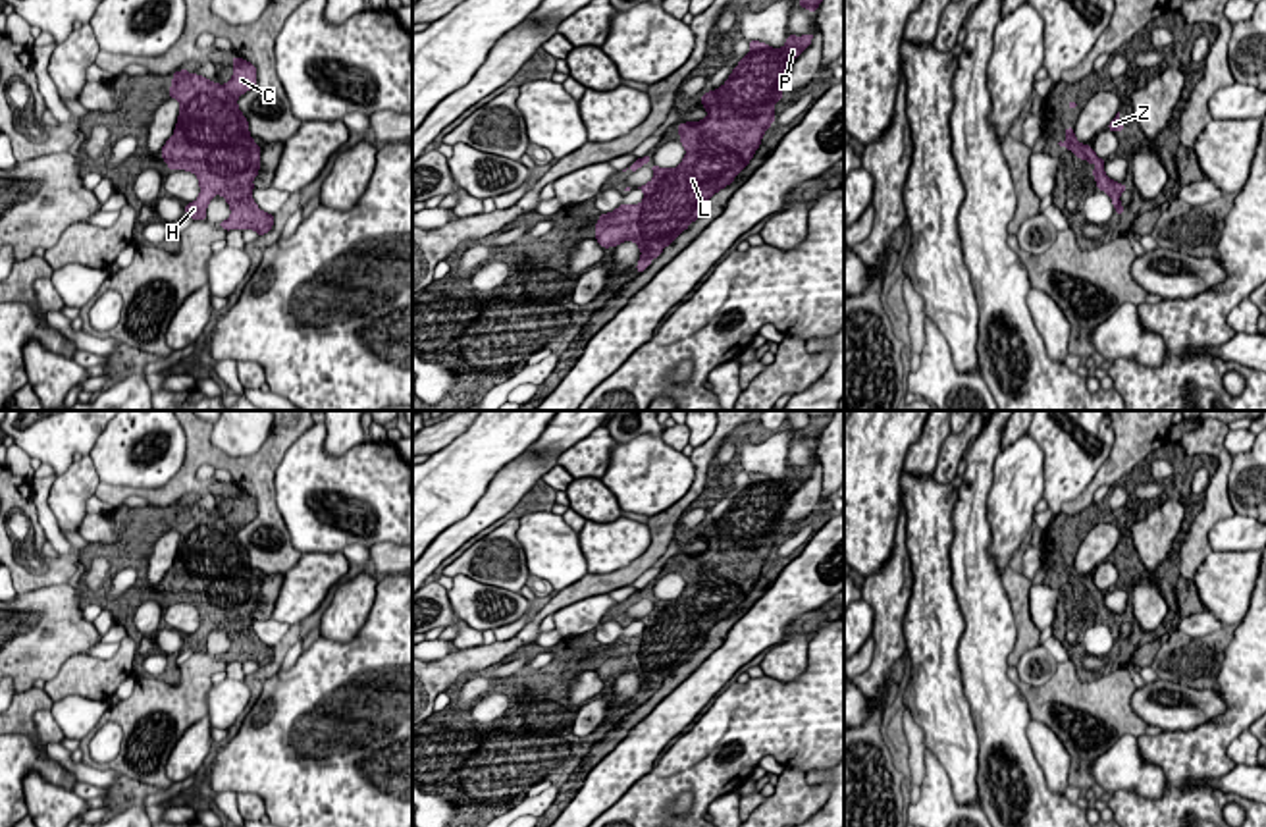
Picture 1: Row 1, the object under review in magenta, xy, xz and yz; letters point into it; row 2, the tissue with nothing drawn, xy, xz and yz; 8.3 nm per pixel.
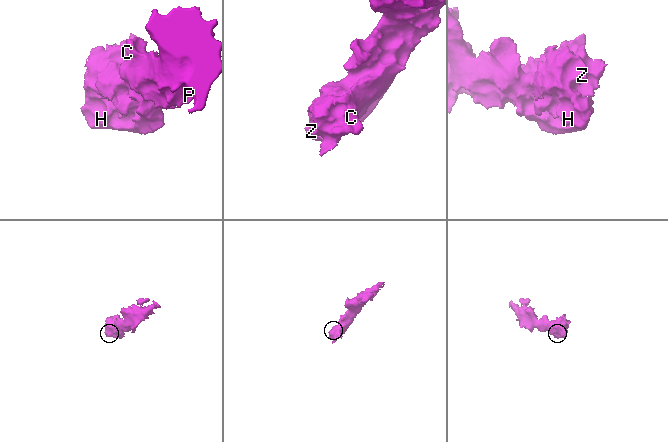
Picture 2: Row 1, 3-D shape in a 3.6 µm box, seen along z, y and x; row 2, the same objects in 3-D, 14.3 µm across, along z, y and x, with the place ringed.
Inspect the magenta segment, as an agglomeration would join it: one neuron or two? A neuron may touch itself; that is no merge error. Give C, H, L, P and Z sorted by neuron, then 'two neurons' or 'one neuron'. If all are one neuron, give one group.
C H L P Z | one neuron

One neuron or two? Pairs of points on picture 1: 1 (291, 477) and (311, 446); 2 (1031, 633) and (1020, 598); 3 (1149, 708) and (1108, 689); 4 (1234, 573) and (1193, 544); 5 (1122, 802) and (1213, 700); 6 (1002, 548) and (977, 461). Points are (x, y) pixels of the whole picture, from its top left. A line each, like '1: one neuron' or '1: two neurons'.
1: one neuron
2: one neuron
3: two neurons
4: two neurons
5: two neurons
6: two neurons

